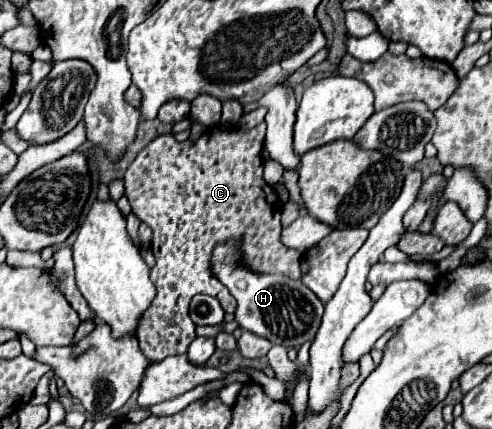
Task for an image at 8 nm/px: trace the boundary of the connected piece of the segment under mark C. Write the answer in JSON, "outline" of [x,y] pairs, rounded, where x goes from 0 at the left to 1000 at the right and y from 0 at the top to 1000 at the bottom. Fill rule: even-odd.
{"outline":[[[539,287],[498,305],[474,291],[441,291],[421,301],[400,329],[360,329],[352,315],[327,315],[299,333],[262,380],[250,417],[254,459],[262,464],[270,497],[311,534],[307,585],[319,608],[319,618],[307,627],[307,655],[319,664],[319,692],[311,697],[278,767],[287,818],[303,841],[327,841],[343,828],[380,823],[384,800],[396,790],[396,758],[384,744],[384,706],[400,683],[449,697],[453,725],[478,730],[474,688],[465,688],[465,674],[441,655],[425,627],[429,580],[441,566],[461,557],[490,557],[490,594],[510,632],[571,636],[591,650],[612,650],[612,590],[579,576],[567,562],[575,473],[563,445],[535,422],[535,329]]]}

